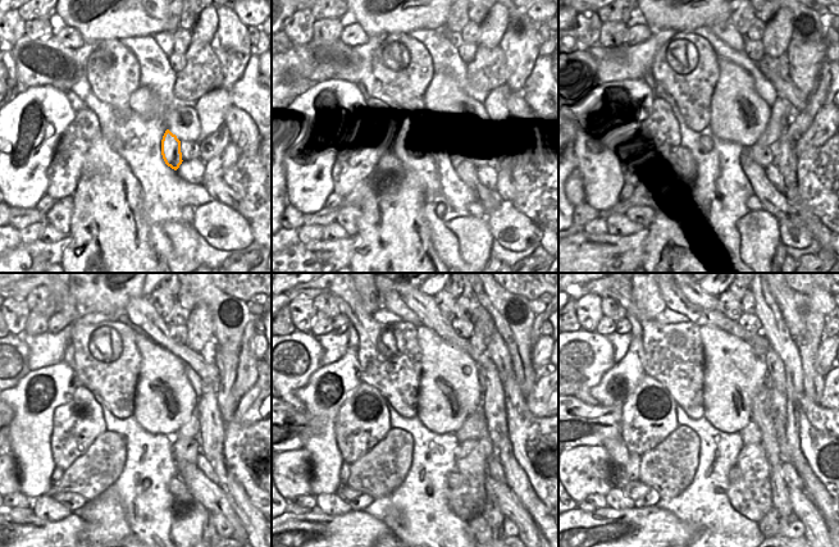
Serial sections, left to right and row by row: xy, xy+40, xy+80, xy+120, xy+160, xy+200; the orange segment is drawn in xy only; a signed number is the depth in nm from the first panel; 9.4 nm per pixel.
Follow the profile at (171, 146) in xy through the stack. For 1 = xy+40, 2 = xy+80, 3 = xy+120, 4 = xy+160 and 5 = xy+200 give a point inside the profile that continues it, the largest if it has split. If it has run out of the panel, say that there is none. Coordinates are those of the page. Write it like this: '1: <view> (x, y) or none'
1: xy+40 (489, 200)
2: xy+80 (775, 203)
3: xy+120 (211, 496)
4: xy+160 (509, 505)
5: xy+200 (803, 509)

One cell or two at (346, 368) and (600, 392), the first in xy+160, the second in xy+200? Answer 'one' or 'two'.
one

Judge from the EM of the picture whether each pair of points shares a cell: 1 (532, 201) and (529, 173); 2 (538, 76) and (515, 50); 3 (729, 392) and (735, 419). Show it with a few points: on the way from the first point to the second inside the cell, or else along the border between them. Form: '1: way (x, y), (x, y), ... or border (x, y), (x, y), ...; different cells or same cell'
1: way (532, 195), (532, 179); same cell
2: border (539, 55), (527, 81), (514, 90); different cells
3: way (729, 399), (730, 413); same cell

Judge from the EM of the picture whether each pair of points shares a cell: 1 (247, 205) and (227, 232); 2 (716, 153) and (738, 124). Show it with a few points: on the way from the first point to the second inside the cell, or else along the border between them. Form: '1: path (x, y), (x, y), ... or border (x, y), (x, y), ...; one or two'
1: border (236, 209), (249, 222); two
2: border (708, 127), (717, 137), (732, 140), (744, 147); two

